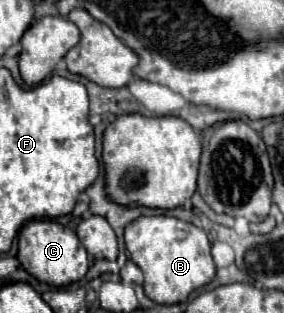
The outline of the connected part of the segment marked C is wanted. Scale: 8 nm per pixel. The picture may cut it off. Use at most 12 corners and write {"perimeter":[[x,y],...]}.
{"perimeter":[[30,221],[18,259],[38,281],[70,285],[88,271],[76,233]]}

